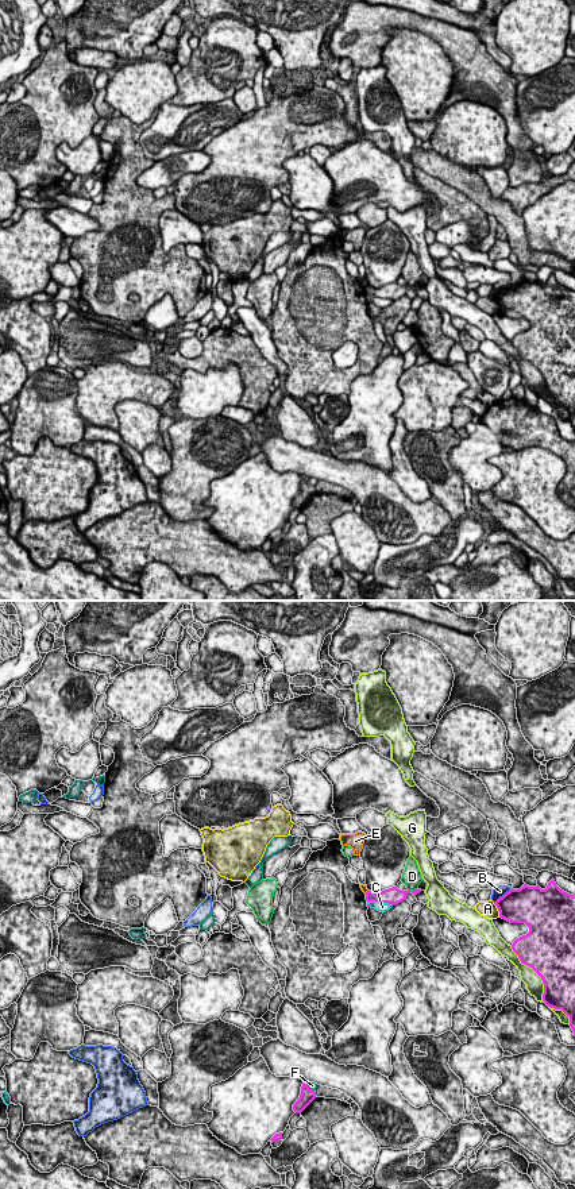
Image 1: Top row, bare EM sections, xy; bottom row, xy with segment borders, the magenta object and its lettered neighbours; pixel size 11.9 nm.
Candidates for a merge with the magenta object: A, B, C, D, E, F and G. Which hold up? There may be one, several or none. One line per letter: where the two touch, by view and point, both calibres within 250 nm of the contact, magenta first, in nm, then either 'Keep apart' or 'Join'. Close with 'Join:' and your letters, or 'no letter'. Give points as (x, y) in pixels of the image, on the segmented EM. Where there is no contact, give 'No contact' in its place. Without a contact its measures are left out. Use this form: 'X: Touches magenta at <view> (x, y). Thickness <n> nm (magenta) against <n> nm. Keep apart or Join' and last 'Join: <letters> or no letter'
A: Touches magenta at xy (498, 910). Thickness 420 nm (magenta) against 190 nm. Keep apart
B: Touches magenta at xy (504, 895). Thickness 420 nm (magenta) against 130 nm. Keep apart
C: Touches magenta at xy (379, 900). Thickness 200 nm (magenta) against 120 nm. Keep apart
D: Touches magenta at xy (412, 891). Thickness 200 nm (magenta) against 240 nm. Keep apart
E: No contact. Keep apart
F: Touches magenta at xy (311, 1089). Thickness 170 nm (magenta) against 90 nm. Keep apart
G: Touches magenta at xy (536, 972). Thickness 500 nm (magenta) against 200 nm. Keep apart
Join: no letter

